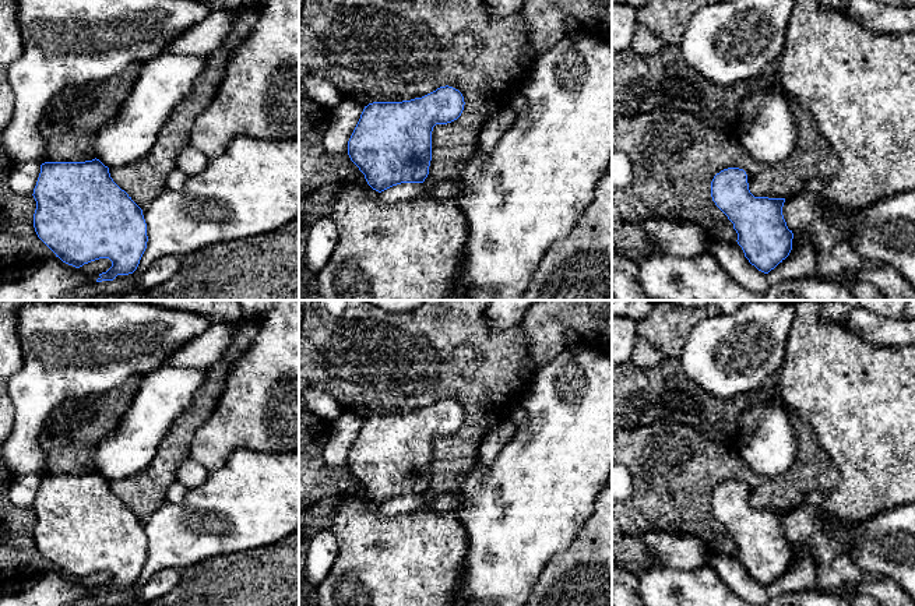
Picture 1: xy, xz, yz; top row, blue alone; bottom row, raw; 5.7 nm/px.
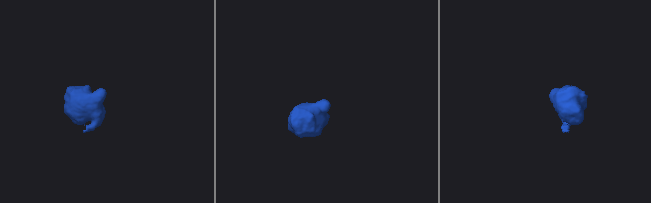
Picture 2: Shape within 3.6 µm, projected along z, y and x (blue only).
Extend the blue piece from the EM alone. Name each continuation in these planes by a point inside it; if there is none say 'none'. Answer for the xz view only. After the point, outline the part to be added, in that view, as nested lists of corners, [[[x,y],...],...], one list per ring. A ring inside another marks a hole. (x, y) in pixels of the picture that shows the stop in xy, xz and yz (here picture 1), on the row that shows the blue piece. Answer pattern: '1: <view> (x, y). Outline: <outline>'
none

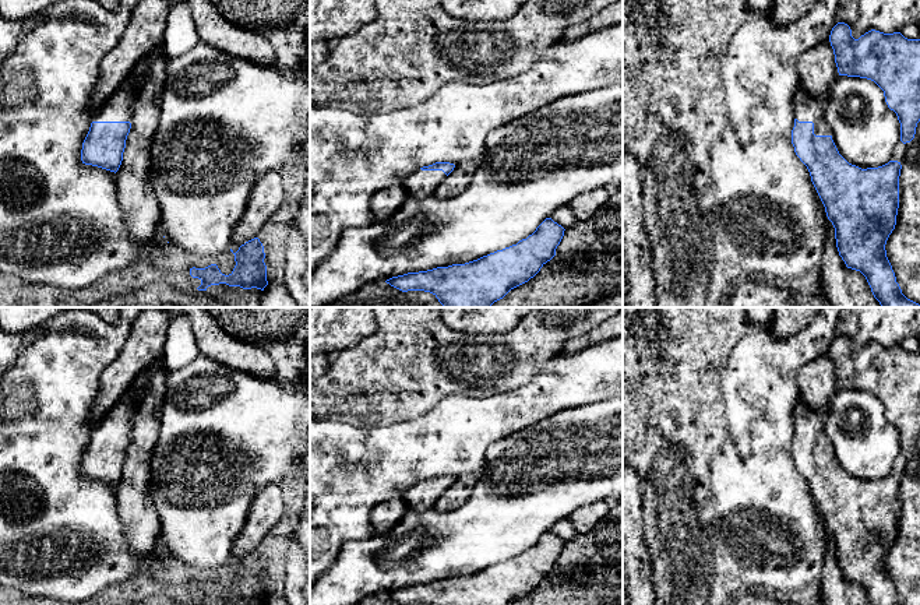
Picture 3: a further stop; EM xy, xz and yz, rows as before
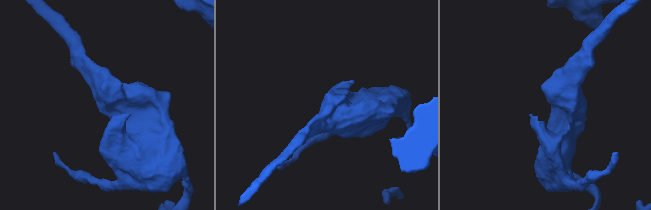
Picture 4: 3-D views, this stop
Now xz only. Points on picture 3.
1: xz (423, 183). Outline: [[[419,169],[410,177],[408,177],[402,186],[409,197],[424,198],[434,196],[434,191],[445,177],[447,175],[443,170]]]

